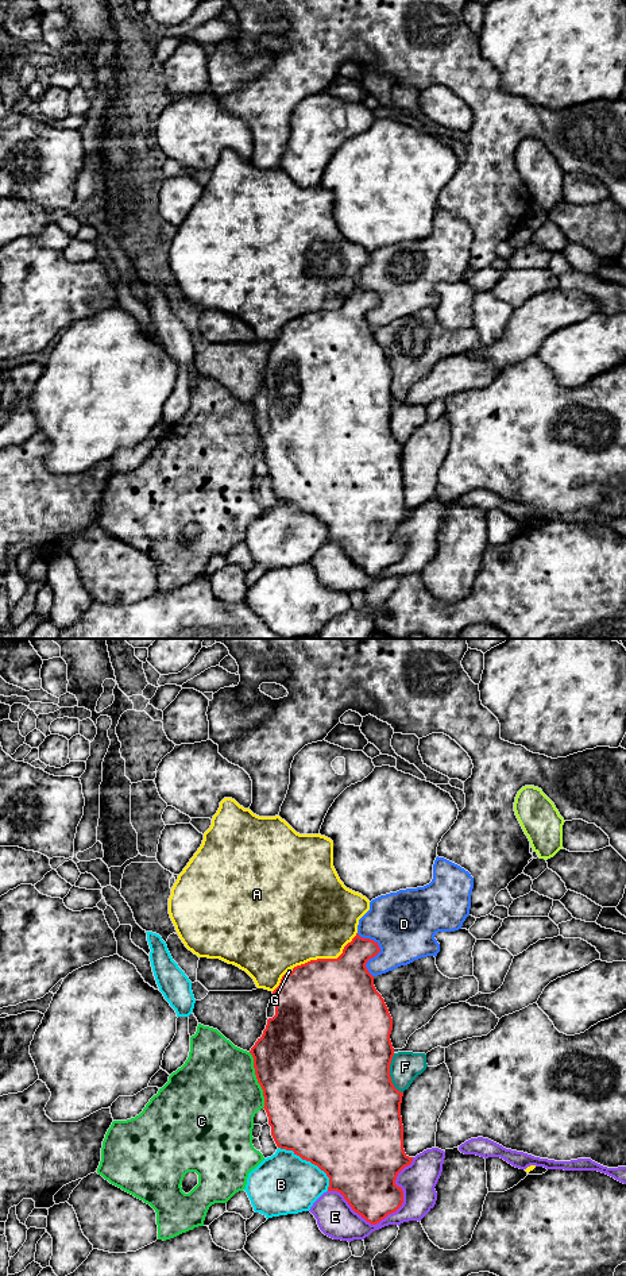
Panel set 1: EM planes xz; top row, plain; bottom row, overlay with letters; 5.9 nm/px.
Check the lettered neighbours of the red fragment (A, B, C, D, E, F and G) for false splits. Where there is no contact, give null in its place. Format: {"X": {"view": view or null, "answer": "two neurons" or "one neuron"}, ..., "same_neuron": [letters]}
{"A": {"view": "xz", "answer": "two neurons"}, "B": {"view": "xz", "answer": "two neurons"}, "C": {"view": "xz", "answer": "two neurons"}, "D": {"view": "xz", "answer": "two neurons"}, "E": {"view": "xz", "answer": "two neurons"}, "F": {"view": "xz", "answer": "two neurons"}, "G": {"view": "xz", "answer": "one neuron"}, "same_neuron": ["G"]}

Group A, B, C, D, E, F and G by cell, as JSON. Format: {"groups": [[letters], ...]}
{"groups": [["A"], ["B"], ["C"], ["D"], ["E"], ["F"], ["G"]]}

